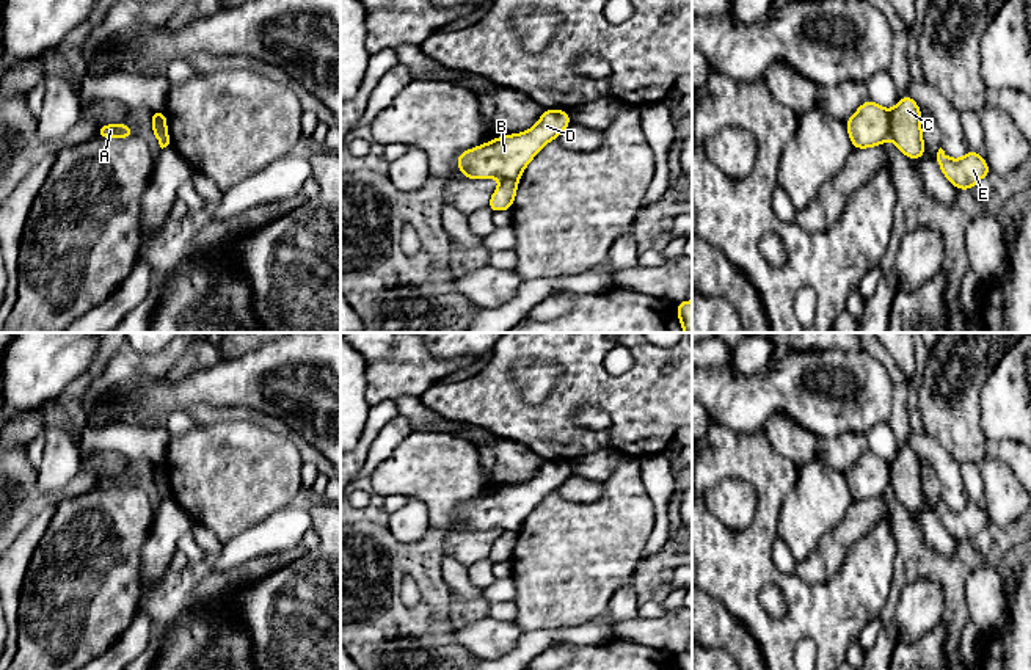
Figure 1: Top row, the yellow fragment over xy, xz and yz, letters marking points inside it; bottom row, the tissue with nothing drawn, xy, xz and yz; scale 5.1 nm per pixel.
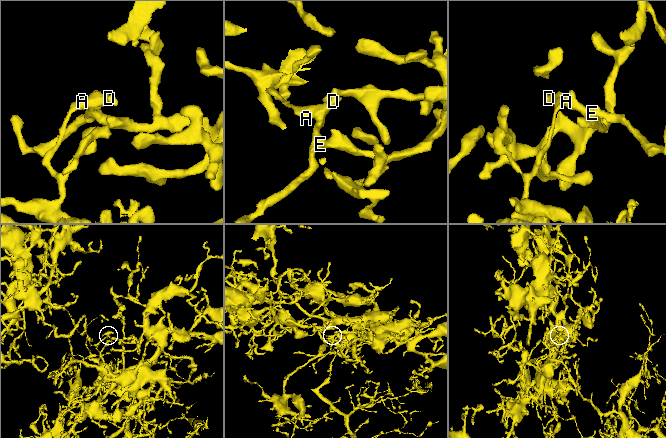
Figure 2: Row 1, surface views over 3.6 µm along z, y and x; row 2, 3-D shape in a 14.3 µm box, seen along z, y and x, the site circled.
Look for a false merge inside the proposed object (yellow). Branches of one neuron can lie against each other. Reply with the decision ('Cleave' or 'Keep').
Cleave

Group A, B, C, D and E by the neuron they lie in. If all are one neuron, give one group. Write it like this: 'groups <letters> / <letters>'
groups A B D / C E

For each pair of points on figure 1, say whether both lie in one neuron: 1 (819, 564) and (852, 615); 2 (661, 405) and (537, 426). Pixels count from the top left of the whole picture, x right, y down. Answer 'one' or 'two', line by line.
1: two
2: one

